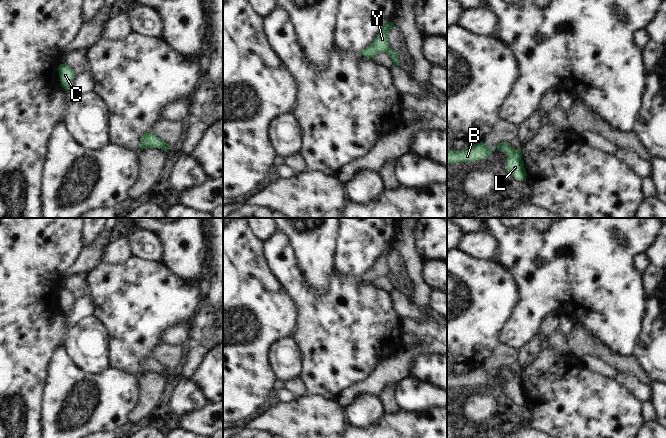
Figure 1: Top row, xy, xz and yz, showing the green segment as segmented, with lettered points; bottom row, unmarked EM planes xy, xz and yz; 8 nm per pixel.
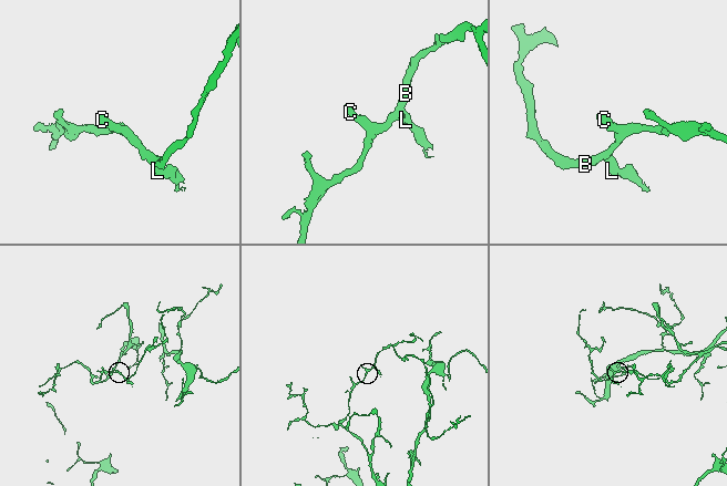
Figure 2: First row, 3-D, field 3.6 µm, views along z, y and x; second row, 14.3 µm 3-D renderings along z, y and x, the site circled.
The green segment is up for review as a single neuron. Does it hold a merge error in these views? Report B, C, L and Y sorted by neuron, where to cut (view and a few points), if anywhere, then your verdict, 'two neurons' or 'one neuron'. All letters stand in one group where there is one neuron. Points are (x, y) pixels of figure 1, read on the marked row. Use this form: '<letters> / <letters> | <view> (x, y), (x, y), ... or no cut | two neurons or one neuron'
B C Y / L | xz (389, 47), (385, 51) | two neurons

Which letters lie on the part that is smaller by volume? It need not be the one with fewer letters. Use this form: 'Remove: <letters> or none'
Remove: L

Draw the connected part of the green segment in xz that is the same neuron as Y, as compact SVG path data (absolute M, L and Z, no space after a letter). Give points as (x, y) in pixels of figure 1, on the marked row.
M393 22L386 24L378 33L375 40L367 48L361 50L360 53L364 57L374 59L374 56L377 53L386 52L390 48L388 43L388 34L393 27Z

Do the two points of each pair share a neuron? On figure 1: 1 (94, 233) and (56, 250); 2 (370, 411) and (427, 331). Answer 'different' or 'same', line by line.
1: different
2: different

